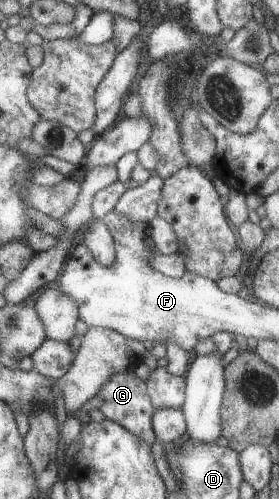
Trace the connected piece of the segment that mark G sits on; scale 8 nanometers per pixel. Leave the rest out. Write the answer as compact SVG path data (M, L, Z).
M125 368L125 370L119 370L119 372L111 372L111 376L105 378L105 382L97 390L95 398L101 400L98 409L105 418L117 422L117 424L125 427L127 432L135 434L137 438L141 438L143 442L149 445L157 442L151 424L155 408L148 397L145 382L142 382L131 368Z

